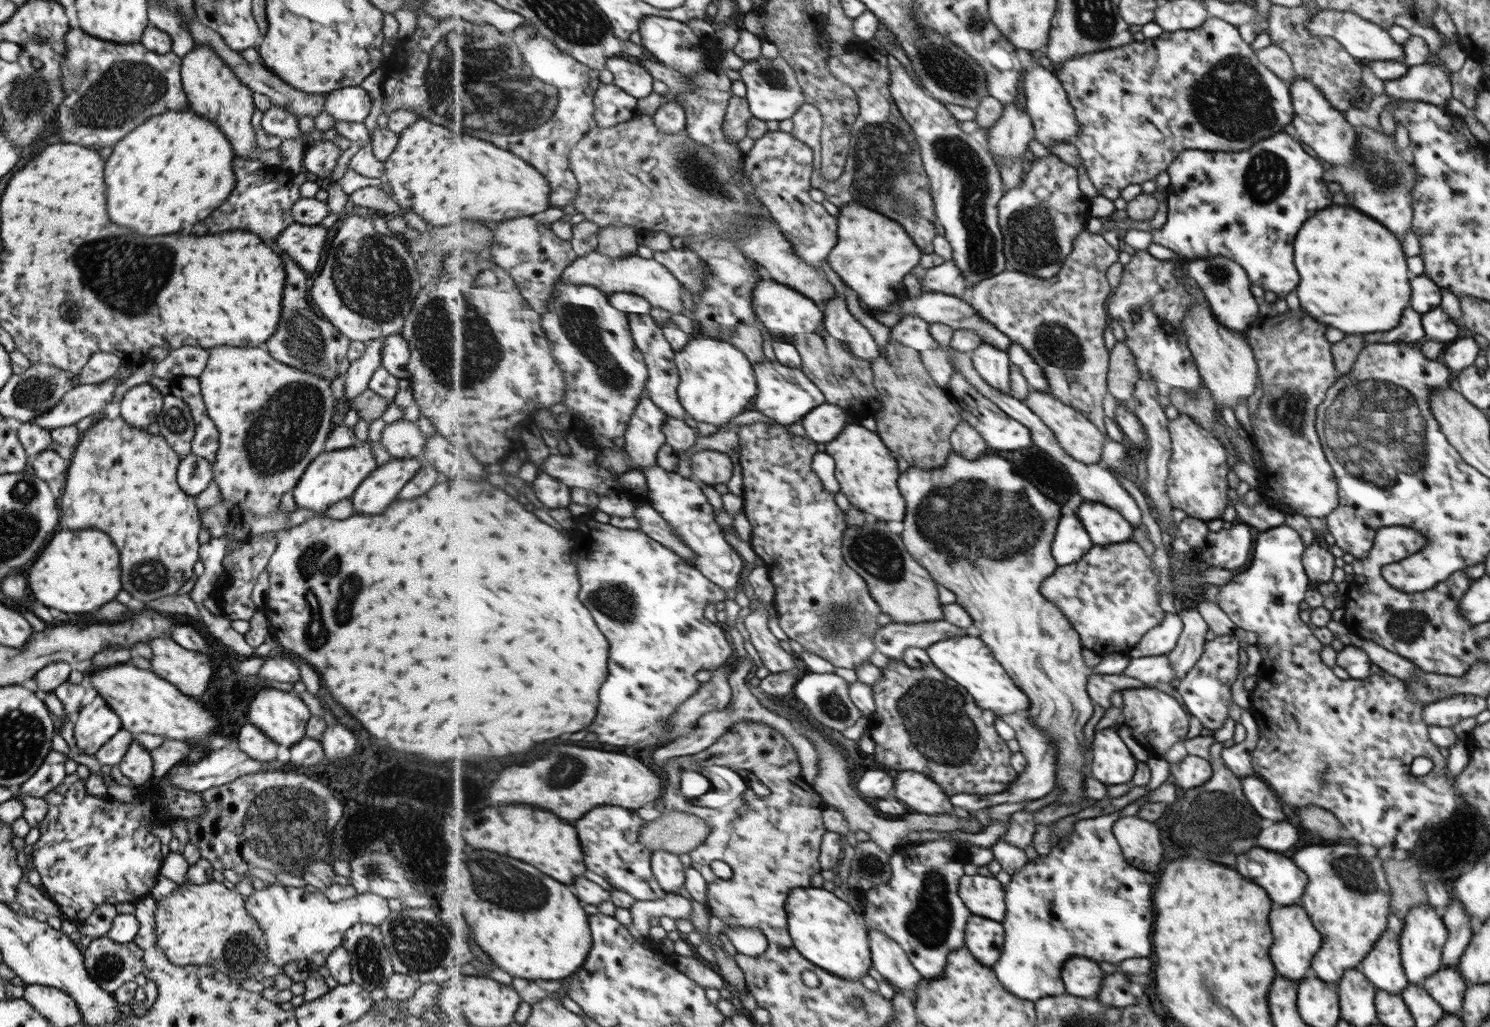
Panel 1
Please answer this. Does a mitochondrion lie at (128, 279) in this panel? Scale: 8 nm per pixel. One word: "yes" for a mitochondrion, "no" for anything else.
yes

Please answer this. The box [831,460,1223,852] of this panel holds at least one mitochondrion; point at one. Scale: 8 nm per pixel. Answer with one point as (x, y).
(967, 517)

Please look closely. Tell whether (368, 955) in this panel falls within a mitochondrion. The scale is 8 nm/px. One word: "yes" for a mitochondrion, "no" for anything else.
yes

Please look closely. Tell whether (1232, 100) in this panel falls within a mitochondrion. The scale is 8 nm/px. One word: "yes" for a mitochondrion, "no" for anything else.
yes

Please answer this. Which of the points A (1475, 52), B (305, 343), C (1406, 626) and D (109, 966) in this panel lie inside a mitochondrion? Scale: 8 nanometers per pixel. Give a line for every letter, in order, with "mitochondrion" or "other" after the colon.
A: other
B: mitochondrion
C: mitochondrion
D: mitochondrion

